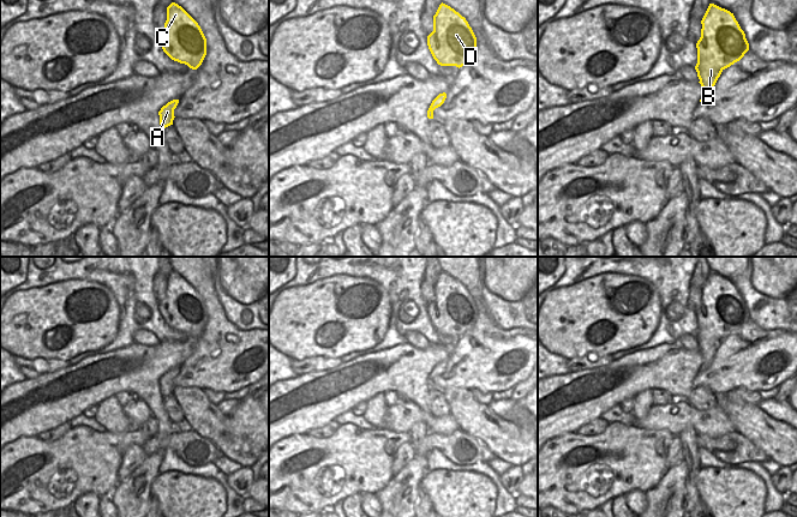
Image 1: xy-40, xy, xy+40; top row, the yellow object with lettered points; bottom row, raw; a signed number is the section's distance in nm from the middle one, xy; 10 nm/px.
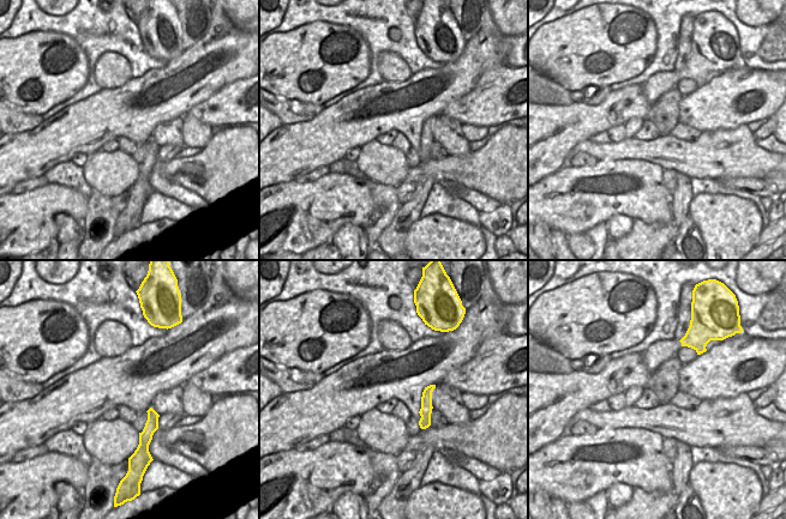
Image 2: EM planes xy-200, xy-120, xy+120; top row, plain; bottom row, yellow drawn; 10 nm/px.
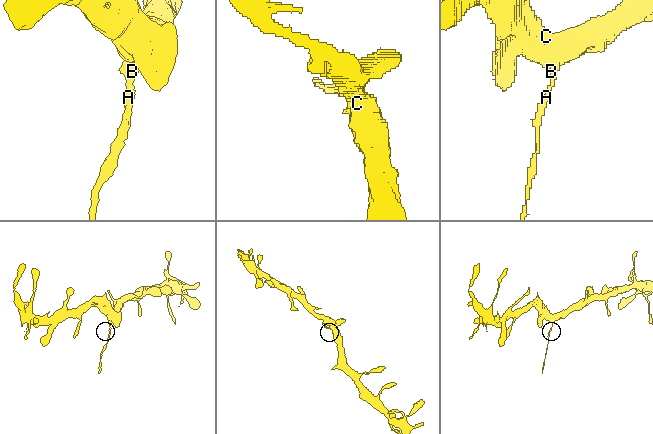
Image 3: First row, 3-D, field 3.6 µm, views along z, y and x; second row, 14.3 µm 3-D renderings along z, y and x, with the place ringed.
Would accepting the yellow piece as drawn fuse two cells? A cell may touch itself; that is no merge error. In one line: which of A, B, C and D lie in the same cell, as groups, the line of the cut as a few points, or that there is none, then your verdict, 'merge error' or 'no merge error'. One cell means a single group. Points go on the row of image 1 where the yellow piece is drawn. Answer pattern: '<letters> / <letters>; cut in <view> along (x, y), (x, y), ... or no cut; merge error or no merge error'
A / B C D; cut in xy along (441, 94), (435, 100); merge error

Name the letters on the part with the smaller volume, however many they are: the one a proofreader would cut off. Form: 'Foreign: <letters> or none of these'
Foreign: A

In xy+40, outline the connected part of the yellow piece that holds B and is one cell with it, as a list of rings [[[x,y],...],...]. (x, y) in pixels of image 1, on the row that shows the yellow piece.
[[[709,4],[701,24],[695,70],[702,86],[700,102],[703,102],[711,96],[721,72],[749,50],[749,43],[733,13],[714,4]]]

